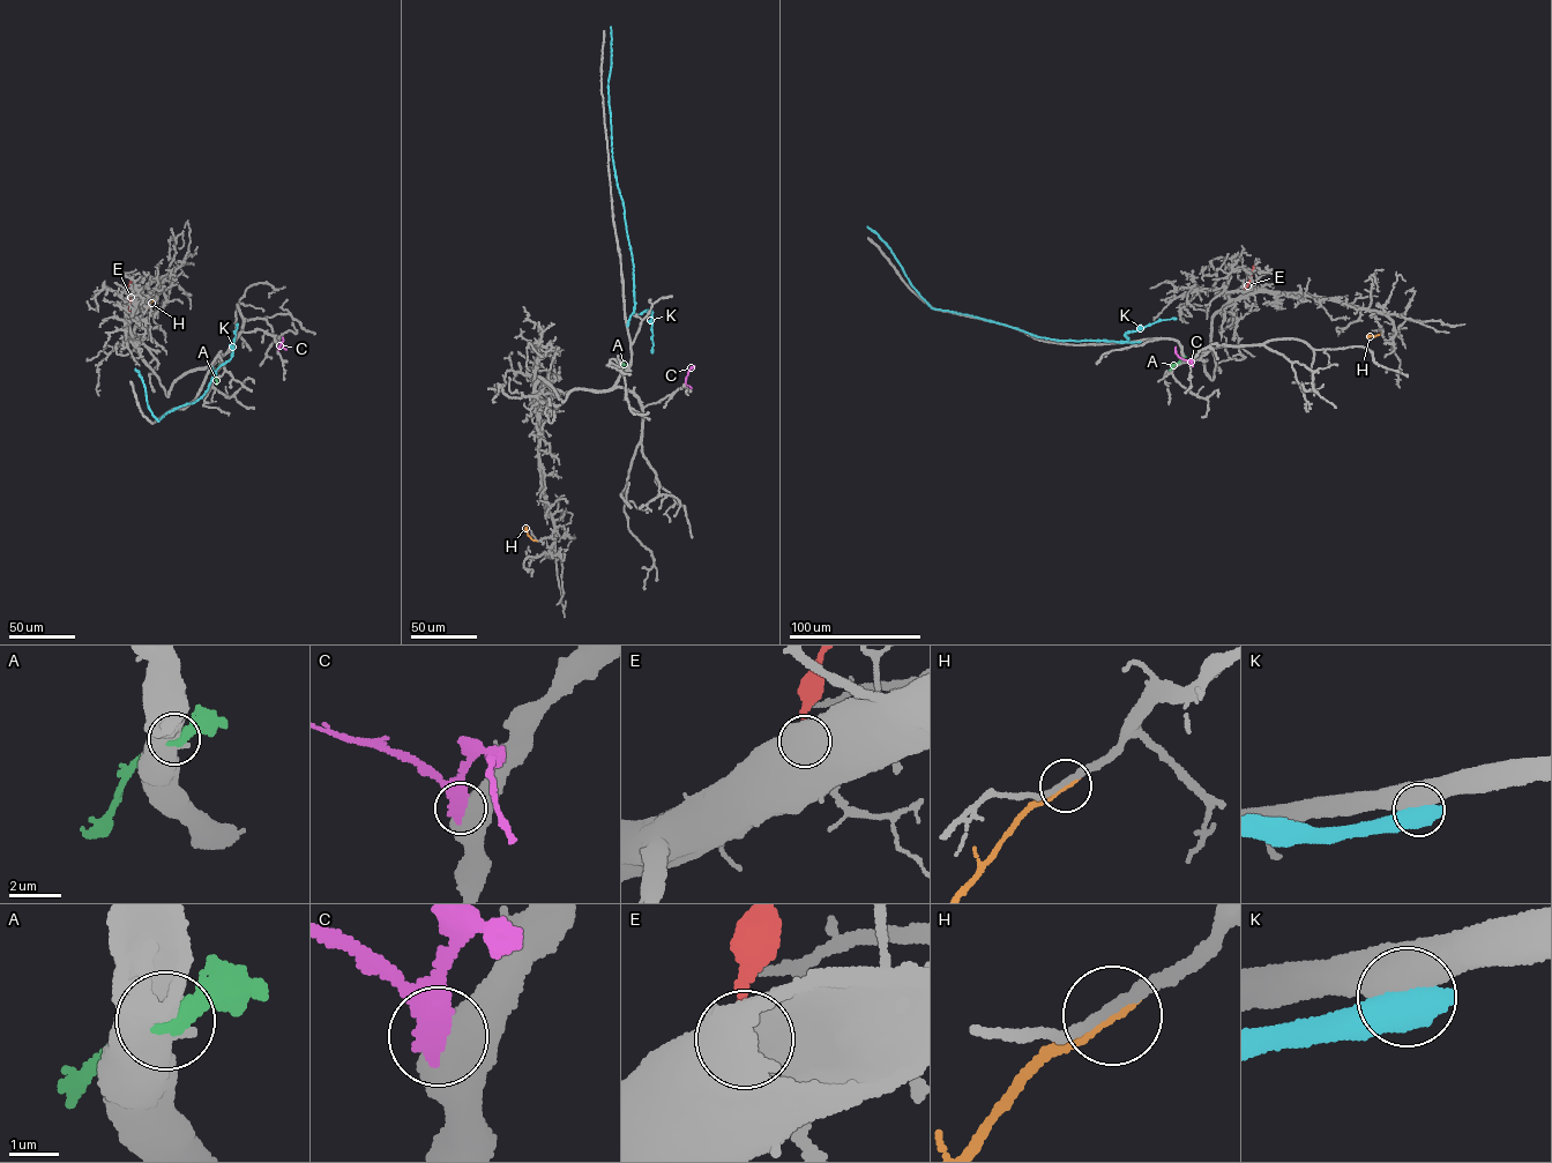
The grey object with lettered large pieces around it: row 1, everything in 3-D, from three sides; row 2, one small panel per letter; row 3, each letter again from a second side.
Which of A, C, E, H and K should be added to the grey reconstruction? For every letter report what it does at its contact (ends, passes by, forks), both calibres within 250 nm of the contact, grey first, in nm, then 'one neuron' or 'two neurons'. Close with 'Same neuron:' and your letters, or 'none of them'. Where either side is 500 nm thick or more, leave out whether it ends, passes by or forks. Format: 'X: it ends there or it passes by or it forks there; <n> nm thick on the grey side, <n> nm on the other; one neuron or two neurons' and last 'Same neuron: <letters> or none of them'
A: 850 nm thick on the grey side, 380 nm on the other; two neurons
C: 750 nm thick on the grey side, 500 nm on the other; two neurons
E: 750 nm thick on the grey side, 200 nm on the other; two neurons
H: it ends there; 240 nm thick on the grey side, 320 nm on the other; two neurons
K: 750 nm thick on the grey side, 800 nm on the other; two neurons
Same neuron: none of them

